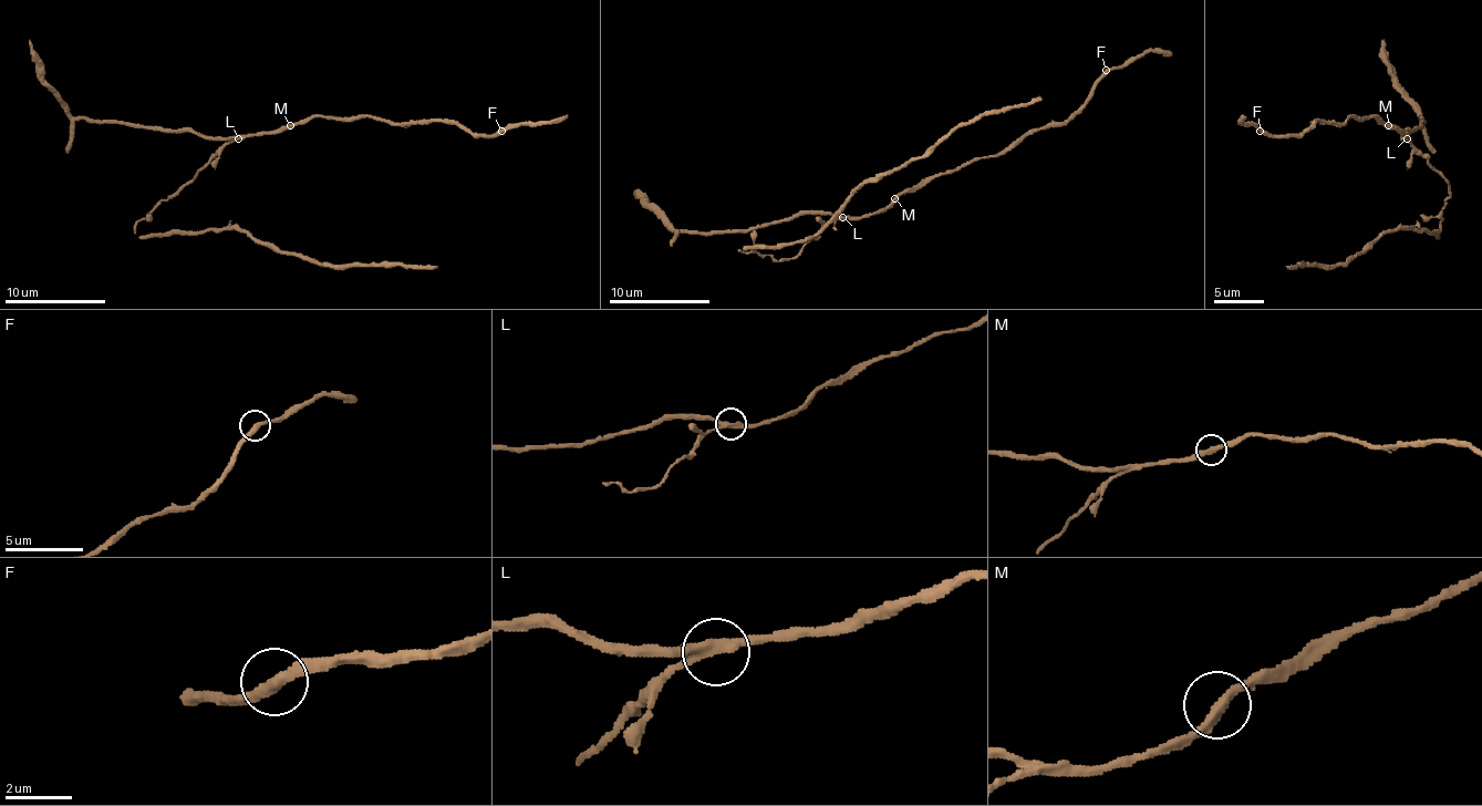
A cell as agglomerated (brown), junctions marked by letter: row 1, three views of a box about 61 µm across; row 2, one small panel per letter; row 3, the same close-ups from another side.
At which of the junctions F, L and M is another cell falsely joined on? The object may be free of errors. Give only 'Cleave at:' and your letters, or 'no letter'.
Cleave at: L

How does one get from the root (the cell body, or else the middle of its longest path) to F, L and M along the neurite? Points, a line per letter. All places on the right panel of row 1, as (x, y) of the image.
F: (1437, 171), (1401, 131), (1376, 115), (1346, 123), (1315, 121), (1297, 135), (1260, 131)
L: (1437, 171), (1406, 138)
M: (1437, 171), (1409, 143), (1403, 133), (1388, 125)

